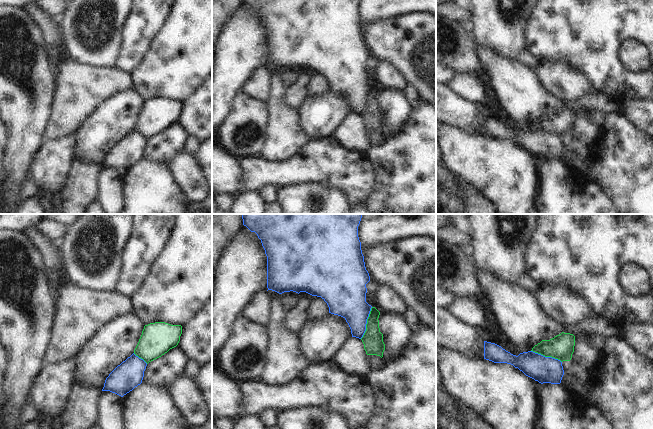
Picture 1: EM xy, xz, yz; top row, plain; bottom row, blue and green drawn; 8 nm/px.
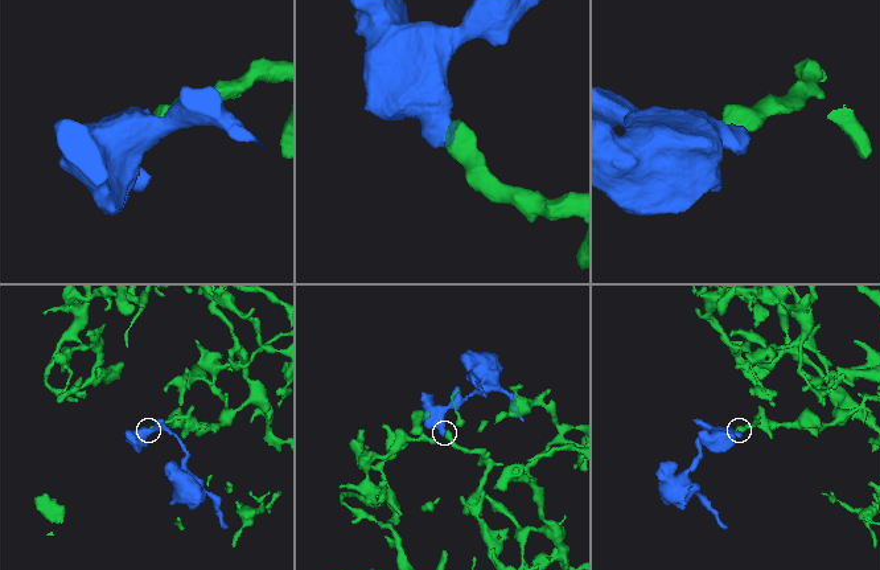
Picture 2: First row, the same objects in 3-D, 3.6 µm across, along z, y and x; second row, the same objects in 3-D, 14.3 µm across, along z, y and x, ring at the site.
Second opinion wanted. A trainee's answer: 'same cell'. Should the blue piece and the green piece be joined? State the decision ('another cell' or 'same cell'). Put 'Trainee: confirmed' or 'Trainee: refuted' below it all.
another cell
Trainee: refuted

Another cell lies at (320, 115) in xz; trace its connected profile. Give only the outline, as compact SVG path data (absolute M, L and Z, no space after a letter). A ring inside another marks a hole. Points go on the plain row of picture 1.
M331 89L321 95L307 95L298 111L300 125L308 140L332 135L352 112L345 94Z

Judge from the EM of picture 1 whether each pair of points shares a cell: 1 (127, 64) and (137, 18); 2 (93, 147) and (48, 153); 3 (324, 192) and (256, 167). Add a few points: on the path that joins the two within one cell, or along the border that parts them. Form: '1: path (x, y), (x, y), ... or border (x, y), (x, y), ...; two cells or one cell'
1: path (131, 53), (133, 42), (137, 36), (137, 29); one cell
2: border (73, 135), (74, 158); two cells
3: border (322, 183), (297, 182), (284, 184), (278, 188); two cells

